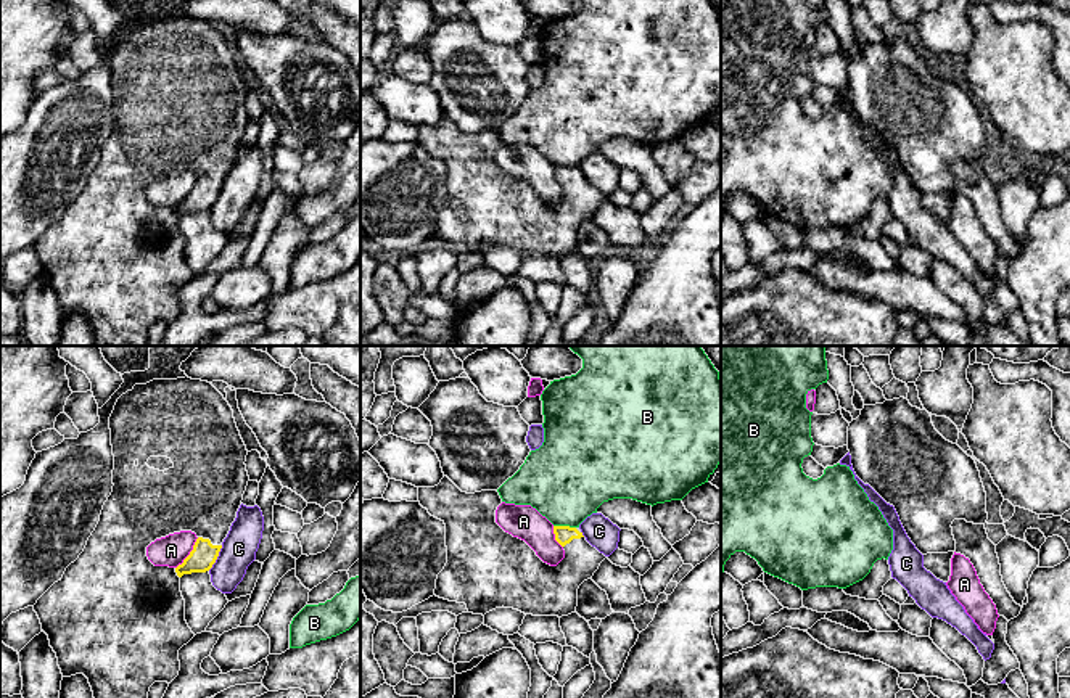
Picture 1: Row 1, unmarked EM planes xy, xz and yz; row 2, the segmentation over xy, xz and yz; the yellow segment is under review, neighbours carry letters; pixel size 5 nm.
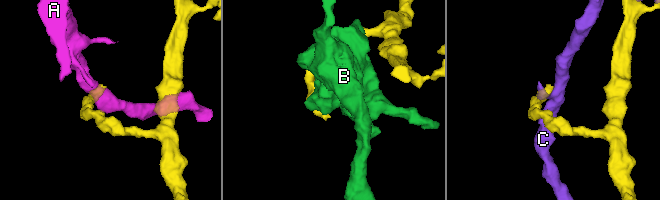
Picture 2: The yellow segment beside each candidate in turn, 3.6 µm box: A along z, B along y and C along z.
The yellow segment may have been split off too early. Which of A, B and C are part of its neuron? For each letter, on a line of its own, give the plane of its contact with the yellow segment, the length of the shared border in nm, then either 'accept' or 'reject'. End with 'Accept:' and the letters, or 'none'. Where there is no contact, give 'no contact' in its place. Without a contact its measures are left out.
A: contact in xy; length 200 nm; reject
B: contact in xz; length 110 nm; reject
C: contact in xy; length 150 nm; reject
Accept: none

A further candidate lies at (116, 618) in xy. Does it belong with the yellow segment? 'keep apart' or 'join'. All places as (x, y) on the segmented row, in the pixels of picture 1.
join

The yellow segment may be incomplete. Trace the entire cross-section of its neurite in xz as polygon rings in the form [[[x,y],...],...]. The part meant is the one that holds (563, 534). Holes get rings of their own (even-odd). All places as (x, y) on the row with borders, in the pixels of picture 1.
[[[444,476],[434,487],[418,487],[418,502],[446,524],[447,563],[438,574],[434,595],[465,603],[473,614],[484,616],[502,606],[533,616],[562,618],[576,613],[579,585],[592,579],[607,558],[586,540],[579,528],[554,526],[565,558],[557,566],[544,563],[525,540],[496,523],[496,510],[502,503],[497,491],[467,494]]]

